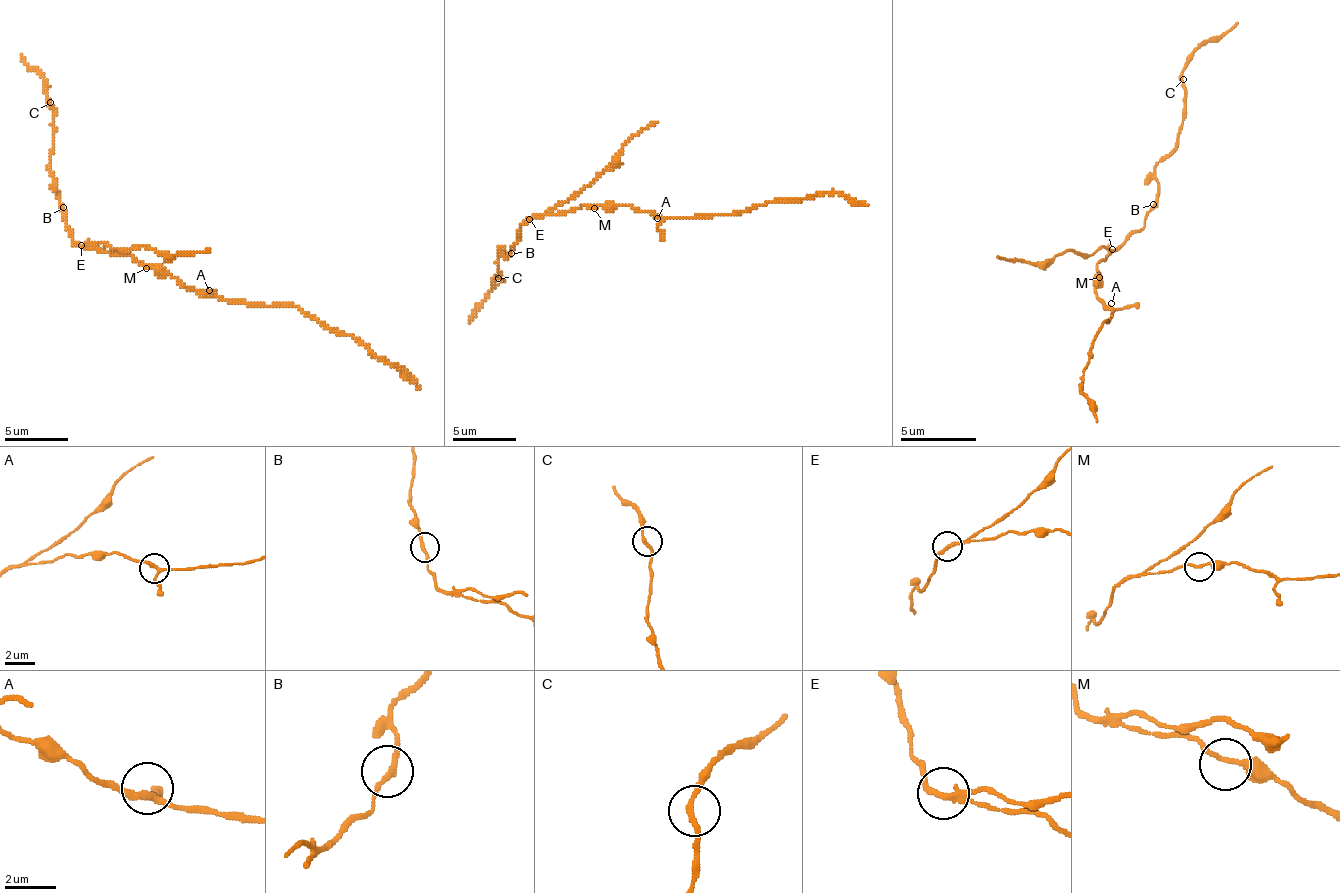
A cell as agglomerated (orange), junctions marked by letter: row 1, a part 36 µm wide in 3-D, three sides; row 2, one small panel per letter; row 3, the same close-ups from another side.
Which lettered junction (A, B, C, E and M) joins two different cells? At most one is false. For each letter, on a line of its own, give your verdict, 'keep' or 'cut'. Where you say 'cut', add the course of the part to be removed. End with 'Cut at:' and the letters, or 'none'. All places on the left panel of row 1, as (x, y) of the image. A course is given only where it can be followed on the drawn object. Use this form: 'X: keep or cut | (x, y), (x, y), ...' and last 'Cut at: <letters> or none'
A: keep
B: keep
C: keep
E: cut | (82, 246), (104, 242), (126, 249), (149, 246), (165, 255), (187, 255), (209, 249)
M: keep
Cut at: E

